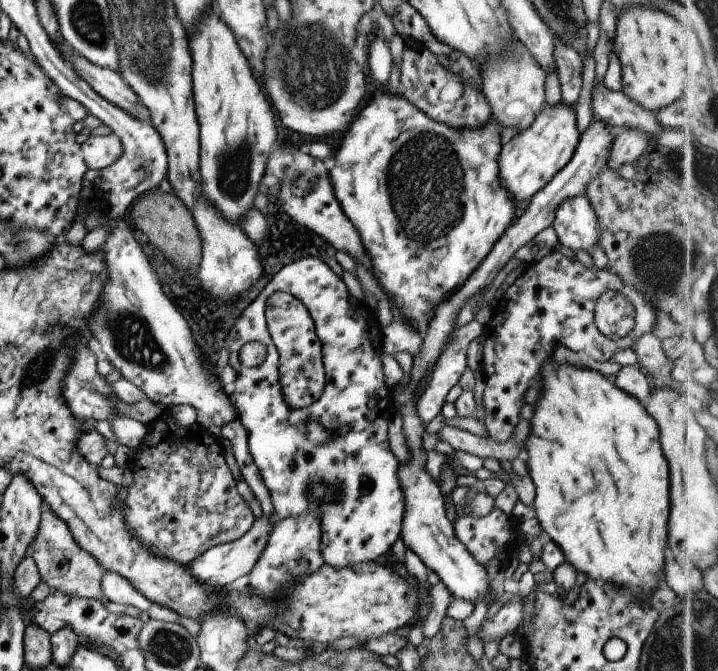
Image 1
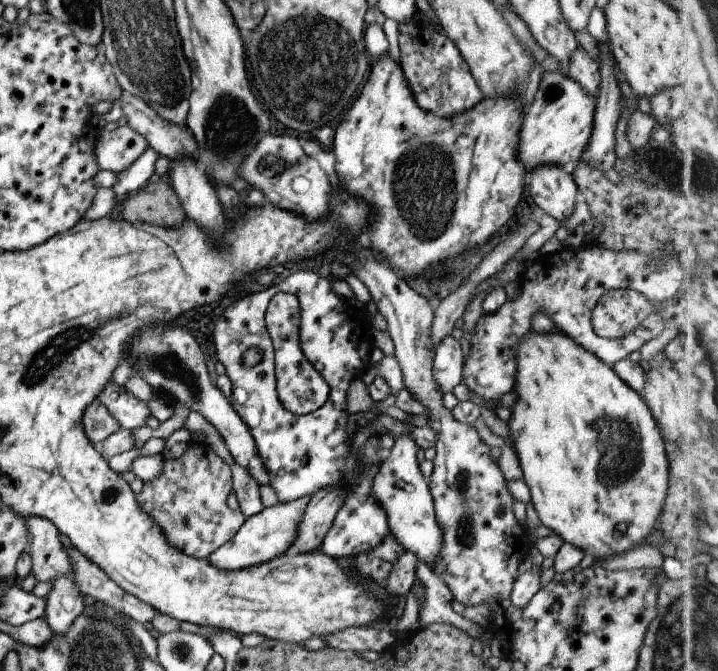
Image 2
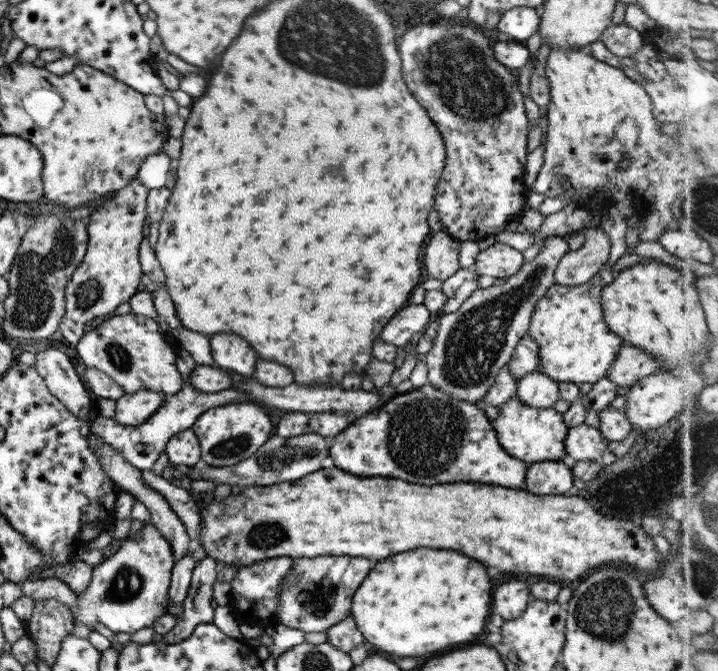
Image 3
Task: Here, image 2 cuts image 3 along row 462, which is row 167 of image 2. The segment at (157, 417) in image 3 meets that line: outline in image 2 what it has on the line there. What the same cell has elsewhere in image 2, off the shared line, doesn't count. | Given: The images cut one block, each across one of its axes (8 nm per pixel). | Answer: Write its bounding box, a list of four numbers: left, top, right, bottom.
[112,146,160,204]

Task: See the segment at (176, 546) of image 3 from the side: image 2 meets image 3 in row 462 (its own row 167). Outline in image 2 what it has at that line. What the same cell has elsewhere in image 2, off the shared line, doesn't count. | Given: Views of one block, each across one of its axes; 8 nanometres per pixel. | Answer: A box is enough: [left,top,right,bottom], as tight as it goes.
[95,124,148,175]

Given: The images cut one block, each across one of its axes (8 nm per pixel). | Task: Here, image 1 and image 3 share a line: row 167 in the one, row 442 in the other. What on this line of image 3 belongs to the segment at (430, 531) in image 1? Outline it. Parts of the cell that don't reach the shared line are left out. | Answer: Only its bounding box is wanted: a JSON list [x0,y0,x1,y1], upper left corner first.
[564,423,616,467]

